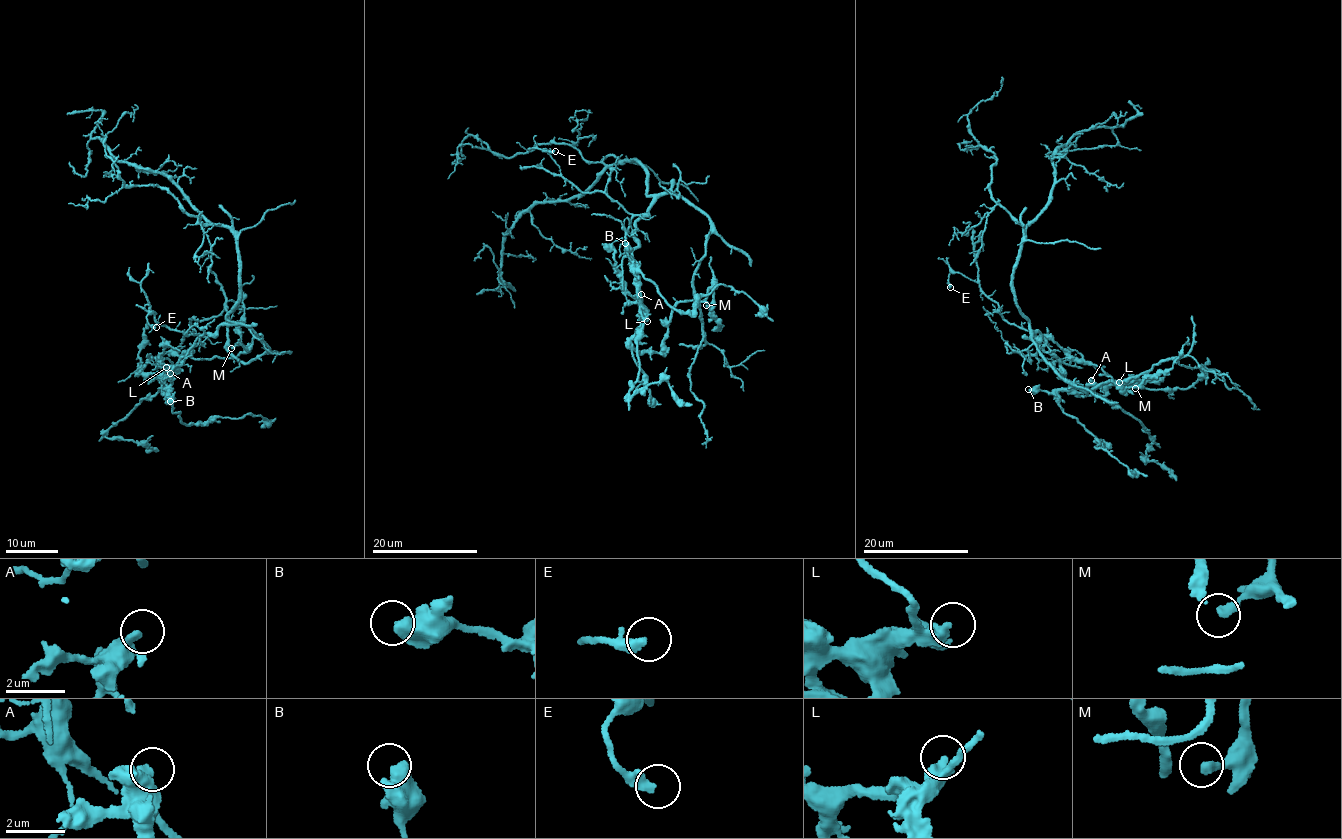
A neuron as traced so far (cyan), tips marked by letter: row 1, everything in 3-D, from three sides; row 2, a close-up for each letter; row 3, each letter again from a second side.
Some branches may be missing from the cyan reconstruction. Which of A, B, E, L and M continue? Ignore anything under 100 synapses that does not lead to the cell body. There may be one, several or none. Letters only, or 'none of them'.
none of them

